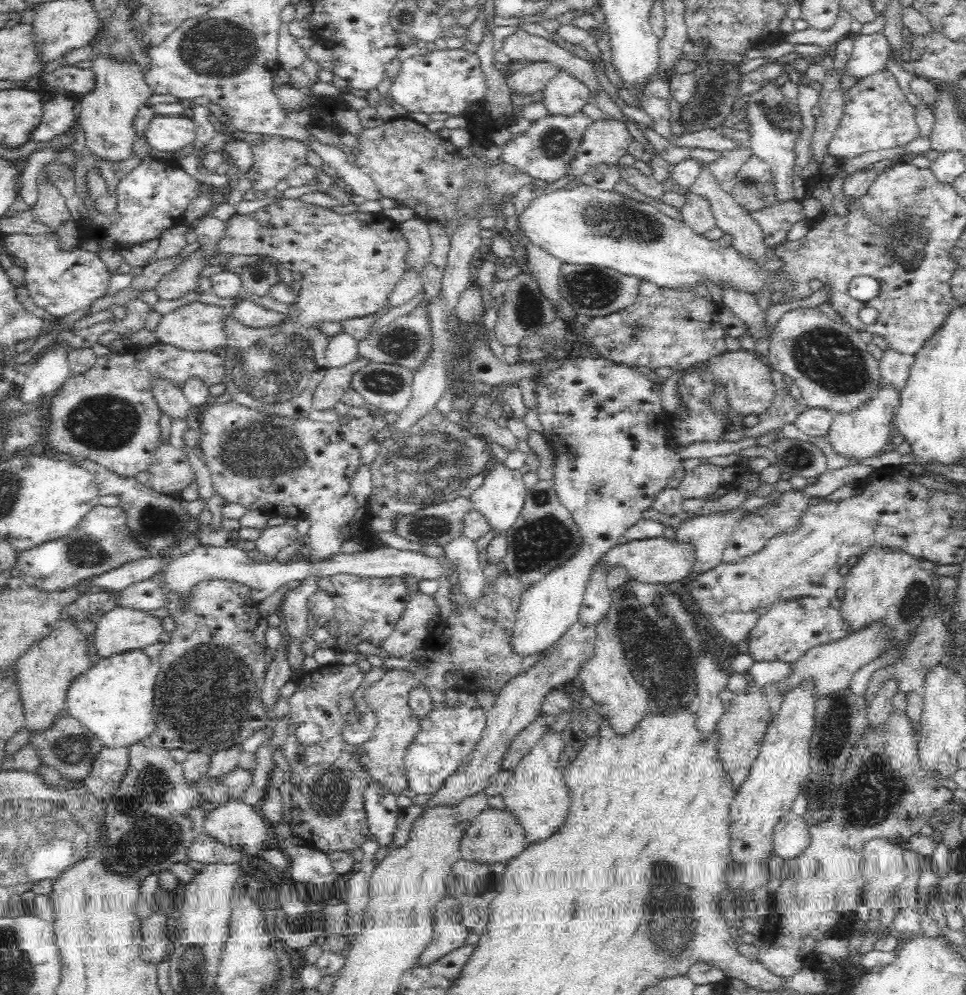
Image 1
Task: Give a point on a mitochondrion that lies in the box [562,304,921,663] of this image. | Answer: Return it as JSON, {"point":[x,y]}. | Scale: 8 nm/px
{"point":[830,360]}

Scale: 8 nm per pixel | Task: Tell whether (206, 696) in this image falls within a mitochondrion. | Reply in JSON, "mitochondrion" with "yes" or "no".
{"mitochondrion":"yes"}

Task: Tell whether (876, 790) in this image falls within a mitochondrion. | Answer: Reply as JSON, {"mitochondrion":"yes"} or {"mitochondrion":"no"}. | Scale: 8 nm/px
{"mitochondrion":"yes"}

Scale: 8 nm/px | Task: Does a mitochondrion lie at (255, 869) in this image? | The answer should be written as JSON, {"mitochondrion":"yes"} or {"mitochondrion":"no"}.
{"mitochondrion":"no"}

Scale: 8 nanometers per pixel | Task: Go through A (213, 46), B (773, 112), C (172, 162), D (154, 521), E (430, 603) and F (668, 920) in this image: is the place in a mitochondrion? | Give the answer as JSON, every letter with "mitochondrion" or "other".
{"A":"mitochondrion","B":"mitochondrion","C":"other","D":"mitochondrion","E":"other","F":"mitochondrion"}

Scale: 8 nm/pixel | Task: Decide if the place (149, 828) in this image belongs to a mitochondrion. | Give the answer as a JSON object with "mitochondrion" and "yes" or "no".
{"mitochondrion":"yes"}

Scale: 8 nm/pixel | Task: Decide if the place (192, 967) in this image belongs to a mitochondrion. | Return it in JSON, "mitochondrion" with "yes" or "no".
{"mitochondrion":"yes"}

